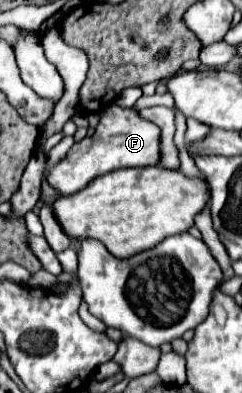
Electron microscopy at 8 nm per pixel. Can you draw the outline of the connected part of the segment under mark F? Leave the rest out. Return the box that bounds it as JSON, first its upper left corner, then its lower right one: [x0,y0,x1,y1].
[49,104,159,196]

